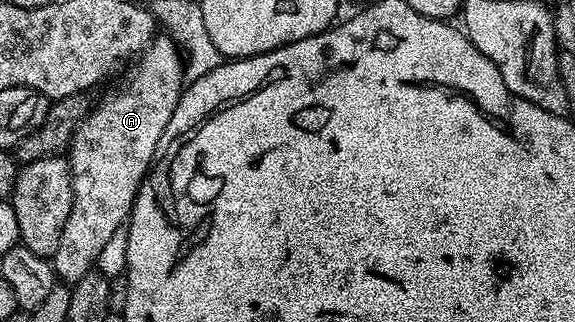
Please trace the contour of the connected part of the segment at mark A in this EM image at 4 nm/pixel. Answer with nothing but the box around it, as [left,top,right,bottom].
[53,37,184,284]

